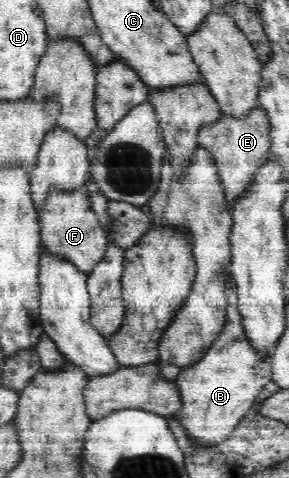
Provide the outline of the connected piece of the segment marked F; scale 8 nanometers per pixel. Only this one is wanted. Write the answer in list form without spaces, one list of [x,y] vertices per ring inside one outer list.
[[[77,186],[74,190],[54,187],[47,194],[38,213],[41,226],[40,238],[43,245],[90,274],[105,255],[109,241],[106,230],[101,226],[100,218],[92,208],[91,190],[88,186]]]

